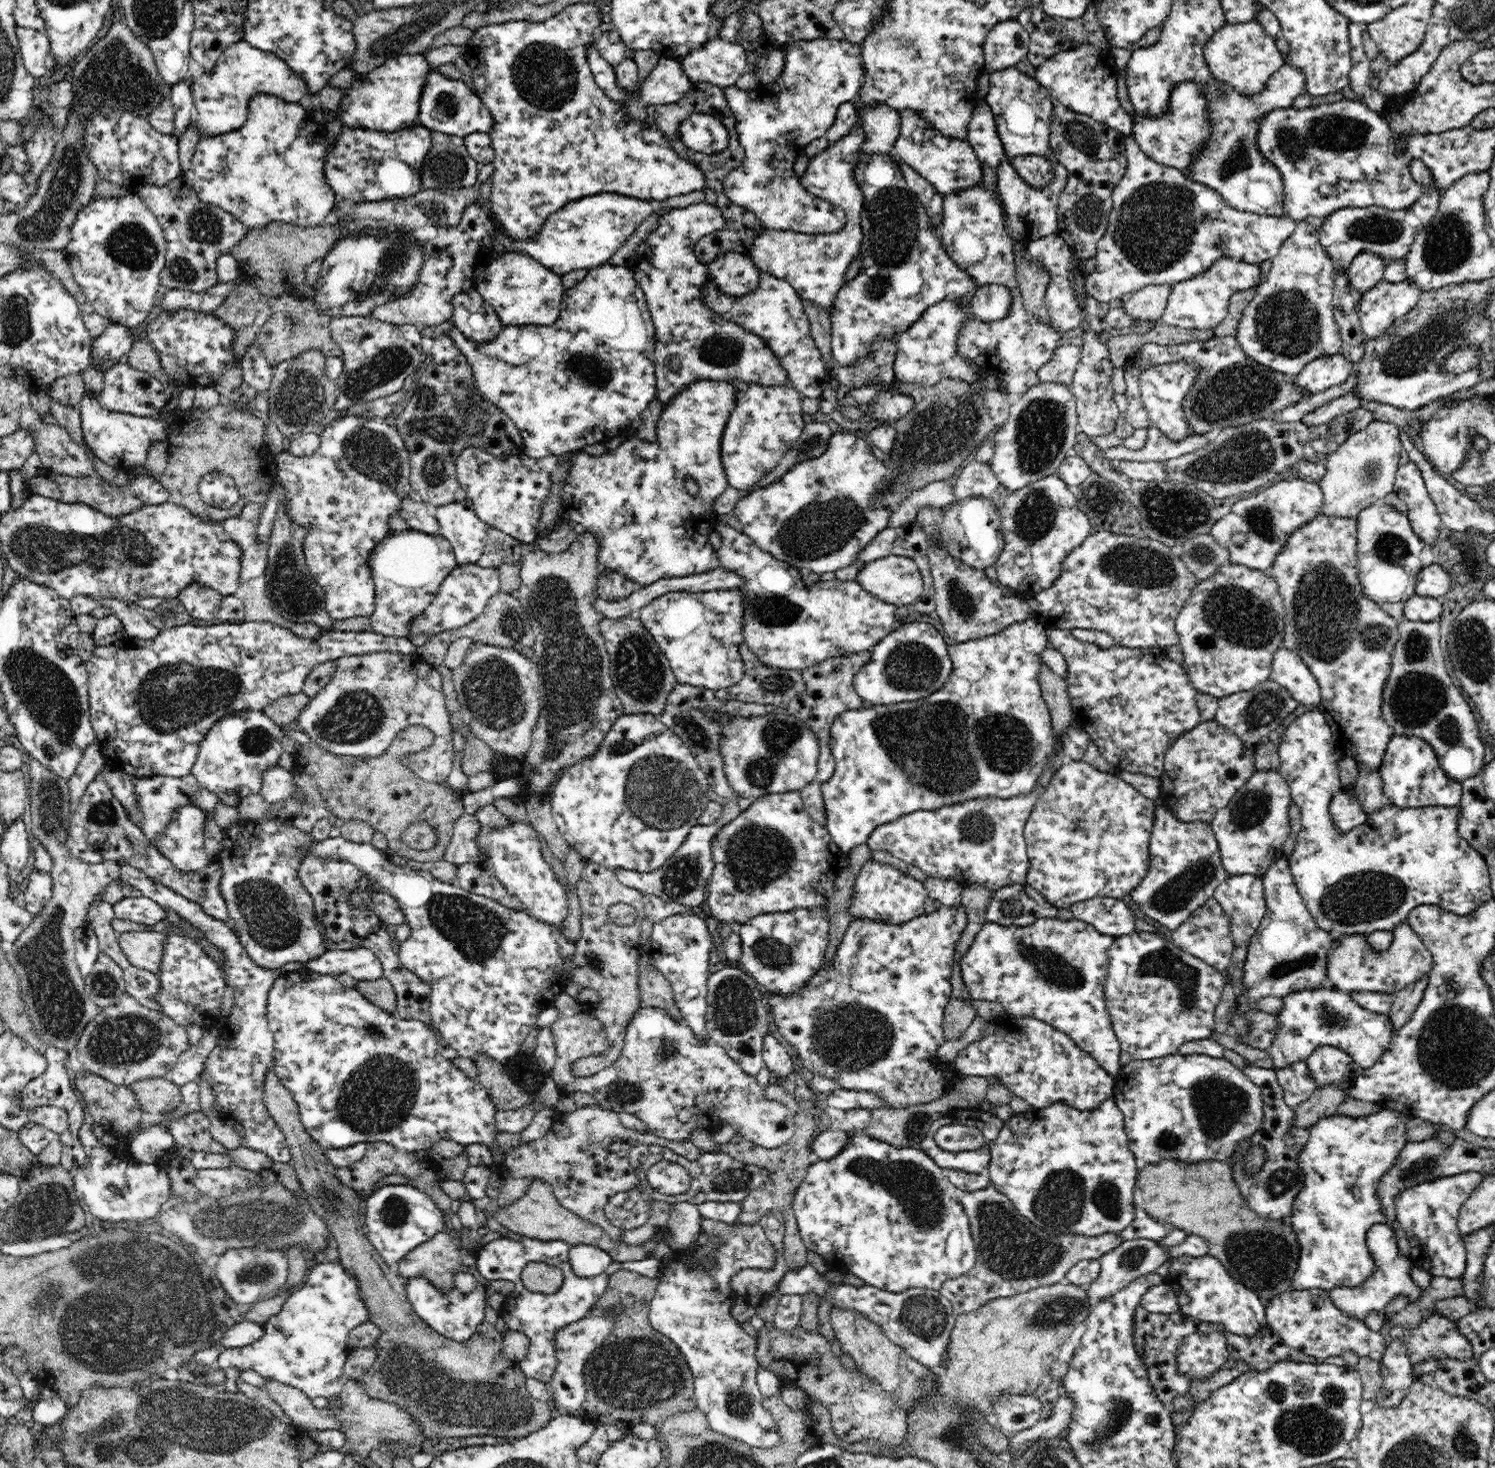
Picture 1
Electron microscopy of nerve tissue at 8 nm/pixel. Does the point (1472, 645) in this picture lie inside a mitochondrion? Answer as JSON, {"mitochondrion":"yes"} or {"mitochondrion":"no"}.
{"mitochondrion":"yes"}

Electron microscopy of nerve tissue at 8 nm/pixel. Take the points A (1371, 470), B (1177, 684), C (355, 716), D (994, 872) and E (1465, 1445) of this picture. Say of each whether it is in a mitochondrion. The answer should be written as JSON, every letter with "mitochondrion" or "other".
{"A":"mitochondrion","B":"other","C":"mitochondrion","D":"other","E":"mitochondrion"}

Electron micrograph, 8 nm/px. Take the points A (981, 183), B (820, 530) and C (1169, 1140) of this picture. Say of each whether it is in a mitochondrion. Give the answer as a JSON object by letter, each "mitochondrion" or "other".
{"A":"other","B":"mitochondrion","C":"mitochondrion"}

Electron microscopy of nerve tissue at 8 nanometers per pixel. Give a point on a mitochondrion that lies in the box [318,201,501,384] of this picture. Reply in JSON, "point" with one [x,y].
{"point":[390,271]}

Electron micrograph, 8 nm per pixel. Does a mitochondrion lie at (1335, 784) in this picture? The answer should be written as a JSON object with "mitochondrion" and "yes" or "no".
{"mitochondrion":"no"}

